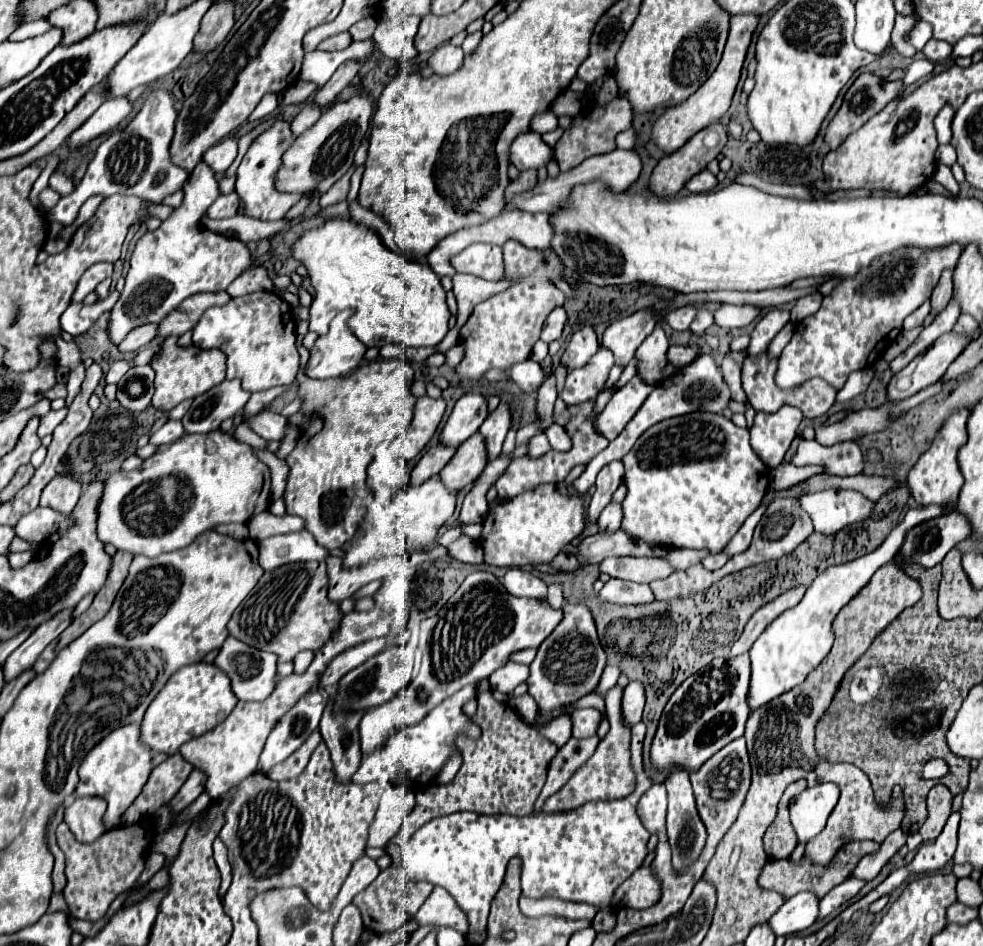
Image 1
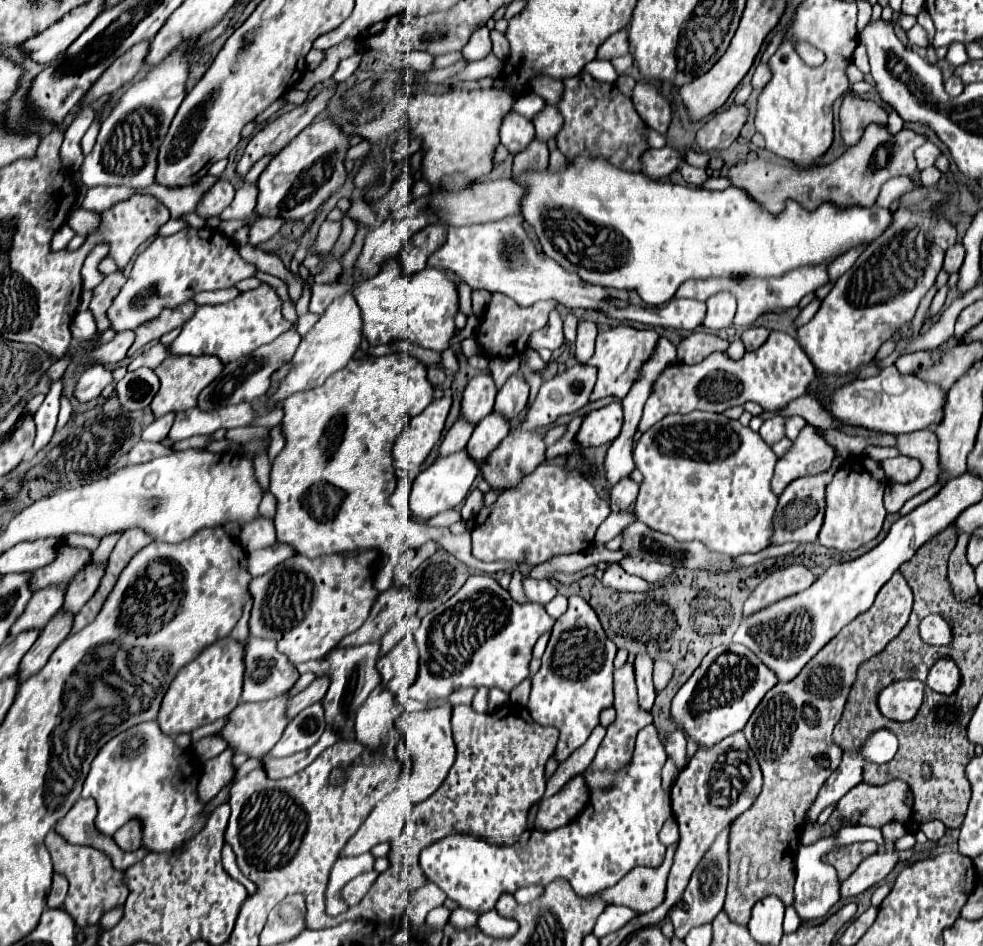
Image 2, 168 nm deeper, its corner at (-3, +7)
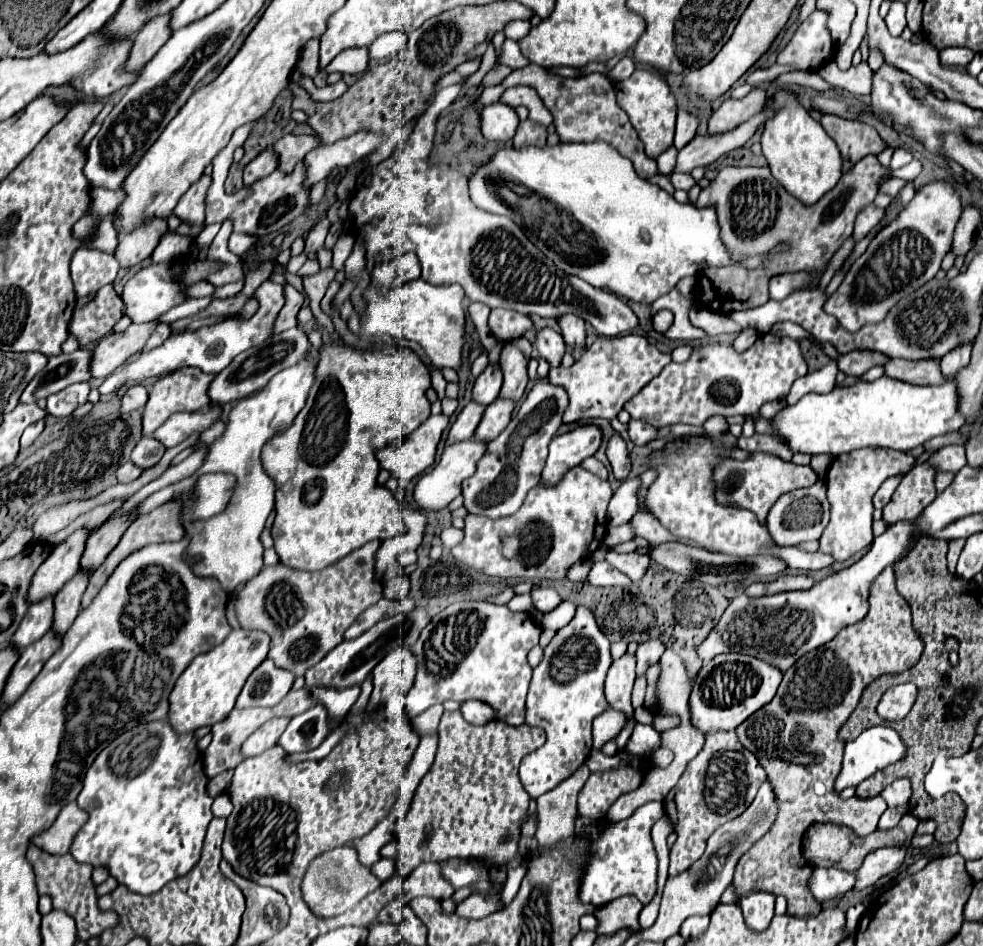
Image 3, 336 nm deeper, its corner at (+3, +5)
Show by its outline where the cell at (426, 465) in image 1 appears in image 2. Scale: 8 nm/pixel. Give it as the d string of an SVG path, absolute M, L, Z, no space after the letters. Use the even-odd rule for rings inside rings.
M459 417L455 421L455 425L447 431L447 435L445 435L445 439L443 439L441 447L439 447L439 455L451 455L455 451L465 449L467 441L469 441L469 437L473 433L473 429L475 429L473 423L469 423L463 417Z

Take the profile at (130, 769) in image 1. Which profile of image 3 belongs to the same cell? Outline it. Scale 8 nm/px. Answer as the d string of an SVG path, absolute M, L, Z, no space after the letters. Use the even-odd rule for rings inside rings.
M151 721L151 723L145 723L145 725L137 725L135 729L119 735L117 739L113 739L99 755L97 759L93 761L93 765L89 767L85 779L83 779L83 789L77 797L77 805L89 813L89 821L83 825L83 829L75 835L75 841L71 845L71 855L81 861L81 863L91 863L93 867L97 865L105 865L109 867L109 873L123 885L127 885L131 891L135 893L141 893L141 895L149 895L149 893L155 893L159 891L165 883L169 883L171 879L179 877L179 875L185 875L187 871L191 871L191 867L199 861L199 853L201 853L201 845L203 845L203 839L205 839L205 831L207 831L207 825L213 817L211 813L211 803L213 799L207 795L207 775L203 771L203 757L201 753L197 751L195 747L195 737L193 735L177 735L171 725L167 721Z

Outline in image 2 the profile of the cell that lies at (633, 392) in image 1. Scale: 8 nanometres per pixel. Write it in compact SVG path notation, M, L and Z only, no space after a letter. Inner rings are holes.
M611 403L603 409L591 411L583 419L575 435L575 441L579 443L579 447L599 447L611 443L613 439L617 439L621 431L621 423L623 423L621 403Z

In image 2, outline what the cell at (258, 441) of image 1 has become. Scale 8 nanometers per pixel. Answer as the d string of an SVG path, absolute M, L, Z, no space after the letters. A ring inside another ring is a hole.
M196 435L173 444L174 448L178 450L185 450L189 448L204 448L212 442L210 435Z

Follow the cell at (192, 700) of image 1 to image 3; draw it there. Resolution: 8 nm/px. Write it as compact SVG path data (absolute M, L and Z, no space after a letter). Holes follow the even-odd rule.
M231 631L229 637L215 649L197 655L177 679L169 695L169 725L177 733L191 733L205 725L223 721L235 707L235 699L251 671L267 657L269 637L261 631Z

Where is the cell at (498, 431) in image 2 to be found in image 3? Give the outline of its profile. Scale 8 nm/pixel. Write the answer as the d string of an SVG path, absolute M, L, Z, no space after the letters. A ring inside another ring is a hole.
M497 399L495 403L491 403L483 417L481 417L481 423L479 427L475 429L475 439L481 439L485 443L493 441L511 421L511 413L515 409L515 403L513 401L505 401L505 399Z

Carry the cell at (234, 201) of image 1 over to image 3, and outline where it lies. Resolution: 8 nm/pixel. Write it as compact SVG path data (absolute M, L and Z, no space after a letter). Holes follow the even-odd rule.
M203 175L197 183L193 183L189 187L189 191L179 199L177 207L173 209L173 213L181 219L181 221L189 221L191 225L205 225L205 197L207 197L207 189L211 185L211 177Z

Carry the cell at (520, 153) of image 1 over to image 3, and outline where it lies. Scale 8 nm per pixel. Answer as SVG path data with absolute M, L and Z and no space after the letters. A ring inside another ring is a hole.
M491 103L481 111L481 131L487 141L509 143L519 129L519 117L505 103Z

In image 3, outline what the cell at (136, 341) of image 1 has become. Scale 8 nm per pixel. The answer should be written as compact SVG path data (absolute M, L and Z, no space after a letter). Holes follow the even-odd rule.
M77 349L69 355L61 353L51 357L47 367L35 377L21 395L21 403L35 403L37 399L45 399L51 393L65 389L77 381L89 381L91 377L91 349Z

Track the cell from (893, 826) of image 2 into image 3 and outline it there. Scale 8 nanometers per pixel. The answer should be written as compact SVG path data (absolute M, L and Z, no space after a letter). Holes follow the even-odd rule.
M901 807L901 809L887 809L887 811L881 815L879 829L881 829L881 831L887 831L887 829L895 827L895 825L901 821L903 815L905 815L905 809L903 809L903 807Z

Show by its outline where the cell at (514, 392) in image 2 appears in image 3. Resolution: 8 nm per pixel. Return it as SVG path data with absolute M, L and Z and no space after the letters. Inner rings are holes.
M507 343L501 351L499 367L503 371L503 387L501 387L499 397L519 401L523 397L527 381L529 381L525 355L513 343Z

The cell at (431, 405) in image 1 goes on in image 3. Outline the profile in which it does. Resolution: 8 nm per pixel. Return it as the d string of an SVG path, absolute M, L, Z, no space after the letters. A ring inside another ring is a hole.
M445 413L429 415L415 433L409 433L401 443L391 443L379 449L377 457L383 469L399 481L411 481L423 473L435 459L435 449L441 439L443 429L447 427L449 417Z

